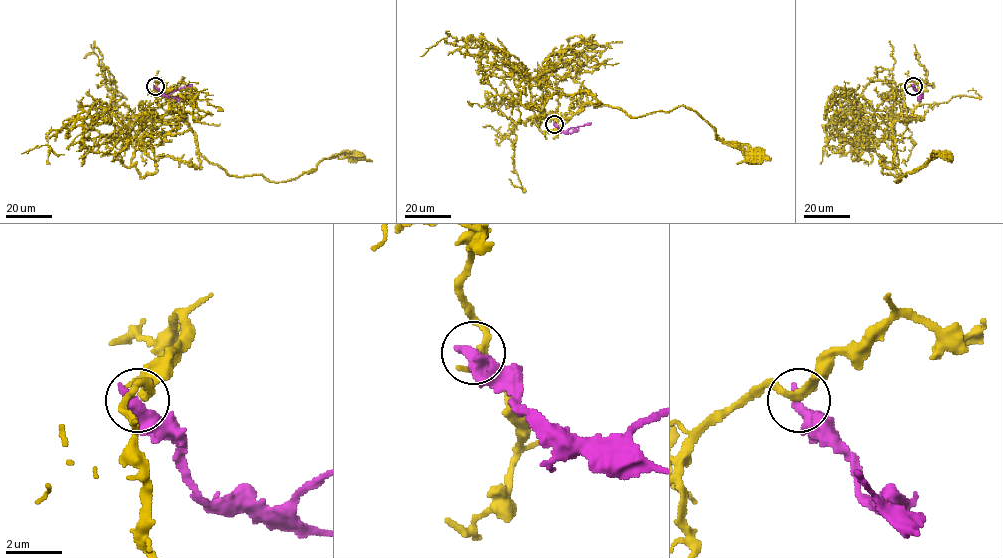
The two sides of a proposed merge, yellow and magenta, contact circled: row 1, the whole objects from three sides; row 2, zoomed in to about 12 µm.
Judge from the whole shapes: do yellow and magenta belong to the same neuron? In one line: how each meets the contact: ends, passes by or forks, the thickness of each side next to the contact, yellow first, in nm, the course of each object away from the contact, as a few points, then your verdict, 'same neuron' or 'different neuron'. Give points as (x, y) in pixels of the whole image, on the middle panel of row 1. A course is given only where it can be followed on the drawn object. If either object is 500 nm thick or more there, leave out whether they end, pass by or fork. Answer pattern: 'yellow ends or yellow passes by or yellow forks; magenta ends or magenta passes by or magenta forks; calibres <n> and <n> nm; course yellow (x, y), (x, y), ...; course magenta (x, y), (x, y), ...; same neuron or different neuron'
calibres 200 and 550 nm; course yellow (555, 123), (555, 114), (574, 114), (586, 103), (617, 107), (633, 117), (685, 106), (727, 144), (756, 154); course magenta (554, 123), (567, 131), (591, 123); different neuron

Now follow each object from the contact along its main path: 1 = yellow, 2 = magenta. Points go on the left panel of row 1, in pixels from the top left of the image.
1: (156, 86), (157, 102), (193, 132), (198, 152), (230, 175), (280, 182), (312, 172), (324, 159), (357, 154)
2: (155, 86), (161, 94), (168, 95), (192, 84)

